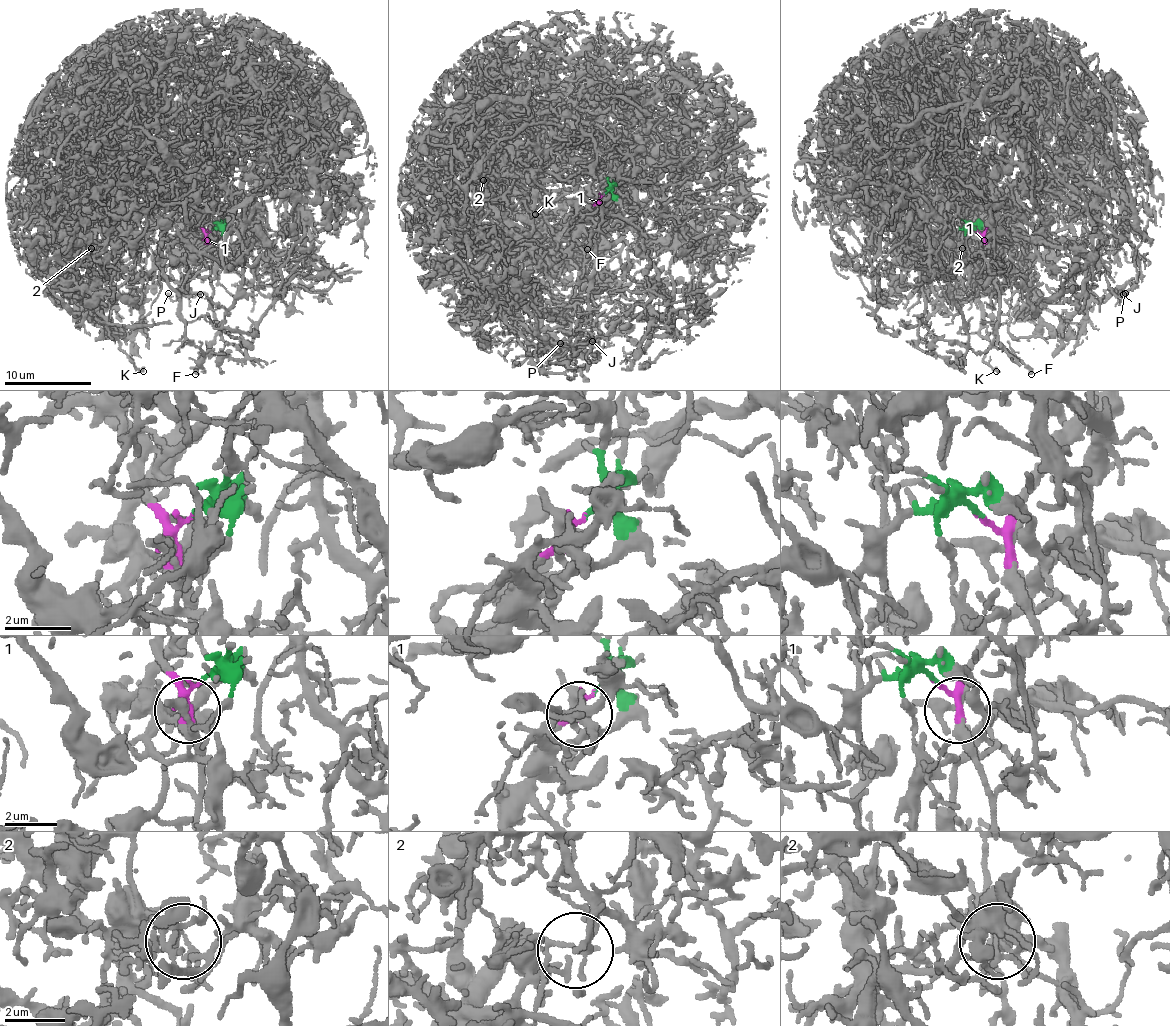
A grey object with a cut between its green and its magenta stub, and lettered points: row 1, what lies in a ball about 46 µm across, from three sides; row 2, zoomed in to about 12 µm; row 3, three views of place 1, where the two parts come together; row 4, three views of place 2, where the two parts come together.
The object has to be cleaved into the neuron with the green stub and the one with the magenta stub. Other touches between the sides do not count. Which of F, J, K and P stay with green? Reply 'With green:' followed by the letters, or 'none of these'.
With green: J, K, P

